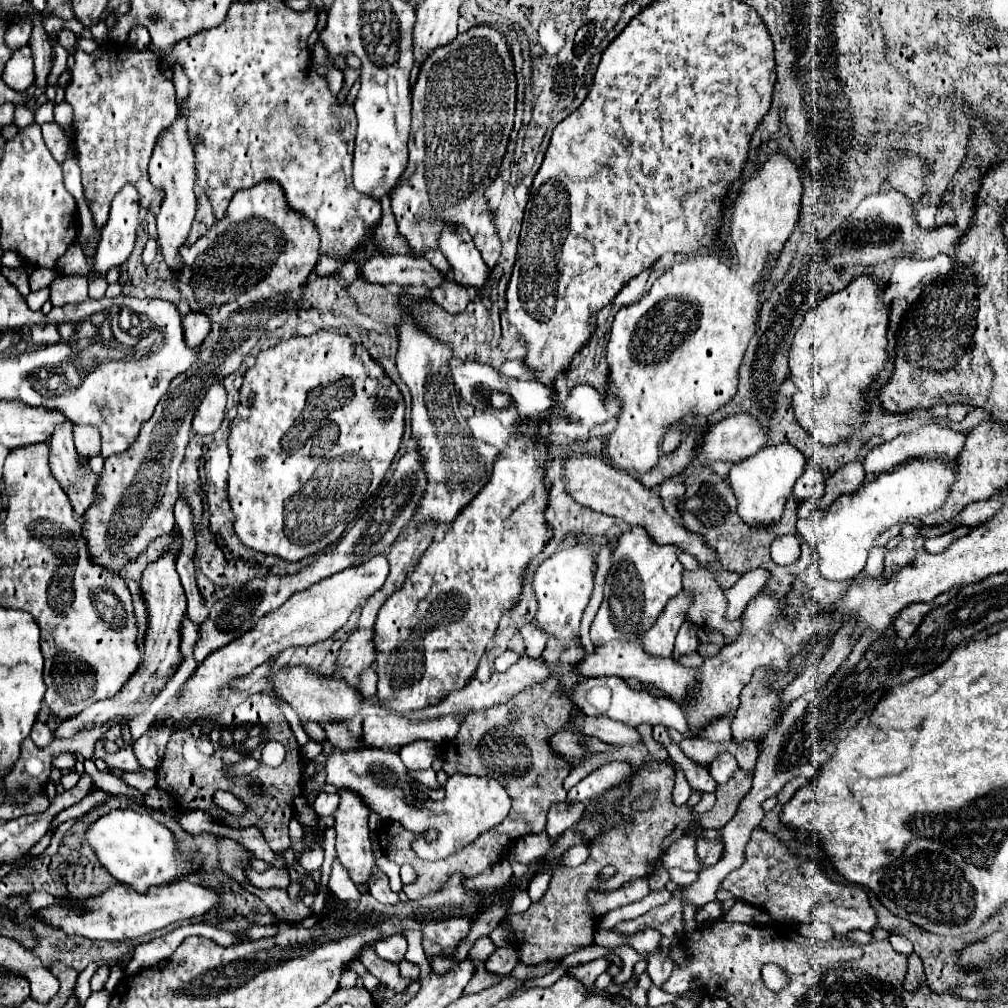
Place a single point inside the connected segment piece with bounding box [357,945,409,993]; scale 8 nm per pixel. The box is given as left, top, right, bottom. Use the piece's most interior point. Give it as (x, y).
(386, 972)

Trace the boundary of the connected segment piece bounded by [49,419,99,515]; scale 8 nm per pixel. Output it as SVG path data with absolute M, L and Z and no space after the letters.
M67 419L59 423L49 441L51 449L51 469L57 481L61 481L73 509L83 515L93 501L93 487L97 485L97 473L85 463L85 459L75 451L73 445L73 423Z

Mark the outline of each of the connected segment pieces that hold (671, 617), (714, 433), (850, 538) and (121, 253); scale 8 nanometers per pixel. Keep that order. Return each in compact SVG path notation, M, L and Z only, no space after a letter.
M681 591L677 597L673 597L673 601L667 603L657 623L643 637L647 653L653 653L655 657L669 657L673 653L673 643L681 623L685 621L689 603L693 603L693 595L687 591Z
M749 413L731 415L713 425L699 449L709 461L741 461L765 447L769 429Z
M915 457L909 465L901 467L897 473L883 473L873 483L861 487L851 495L841 495L835 499L827 509L811 511L811 515L799 521L799 535L803 535L819 553L819 571L825 579L831 581L845 581L857 577L867 561L867 553L873 549L873 541L887 529L907 523L909 519L919 519L925 513L939 509L947 497L951 483L955 481L955 467L949 459L935 459L935 457Z
M125 185L113 199L109 221L101 229L101 241L97 245L93 269L107 273L111 267L121 265L135 247L135 235L139 227L139 199L133 185Z

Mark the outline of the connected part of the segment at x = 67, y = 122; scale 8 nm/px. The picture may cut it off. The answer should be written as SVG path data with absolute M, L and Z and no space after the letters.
M62 101L54 106L54 119L63 127L69 127L73 122L73 109L67 102Z

